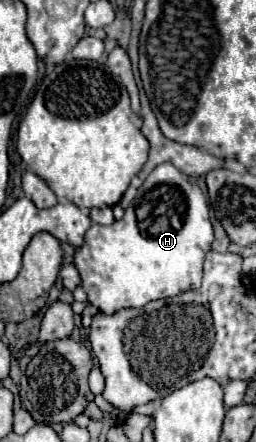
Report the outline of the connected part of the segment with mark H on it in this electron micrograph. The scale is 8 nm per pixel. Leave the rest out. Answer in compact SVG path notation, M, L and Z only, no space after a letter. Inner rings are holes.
M171 163L159 165L143 181L123 219L111 225L91 225L85 241L73 253L81 287L101 313L113 315L125 307L173 297L201 285L201 265L213 243L213 227L203 191ZM141 205L141 229L139 229Z

